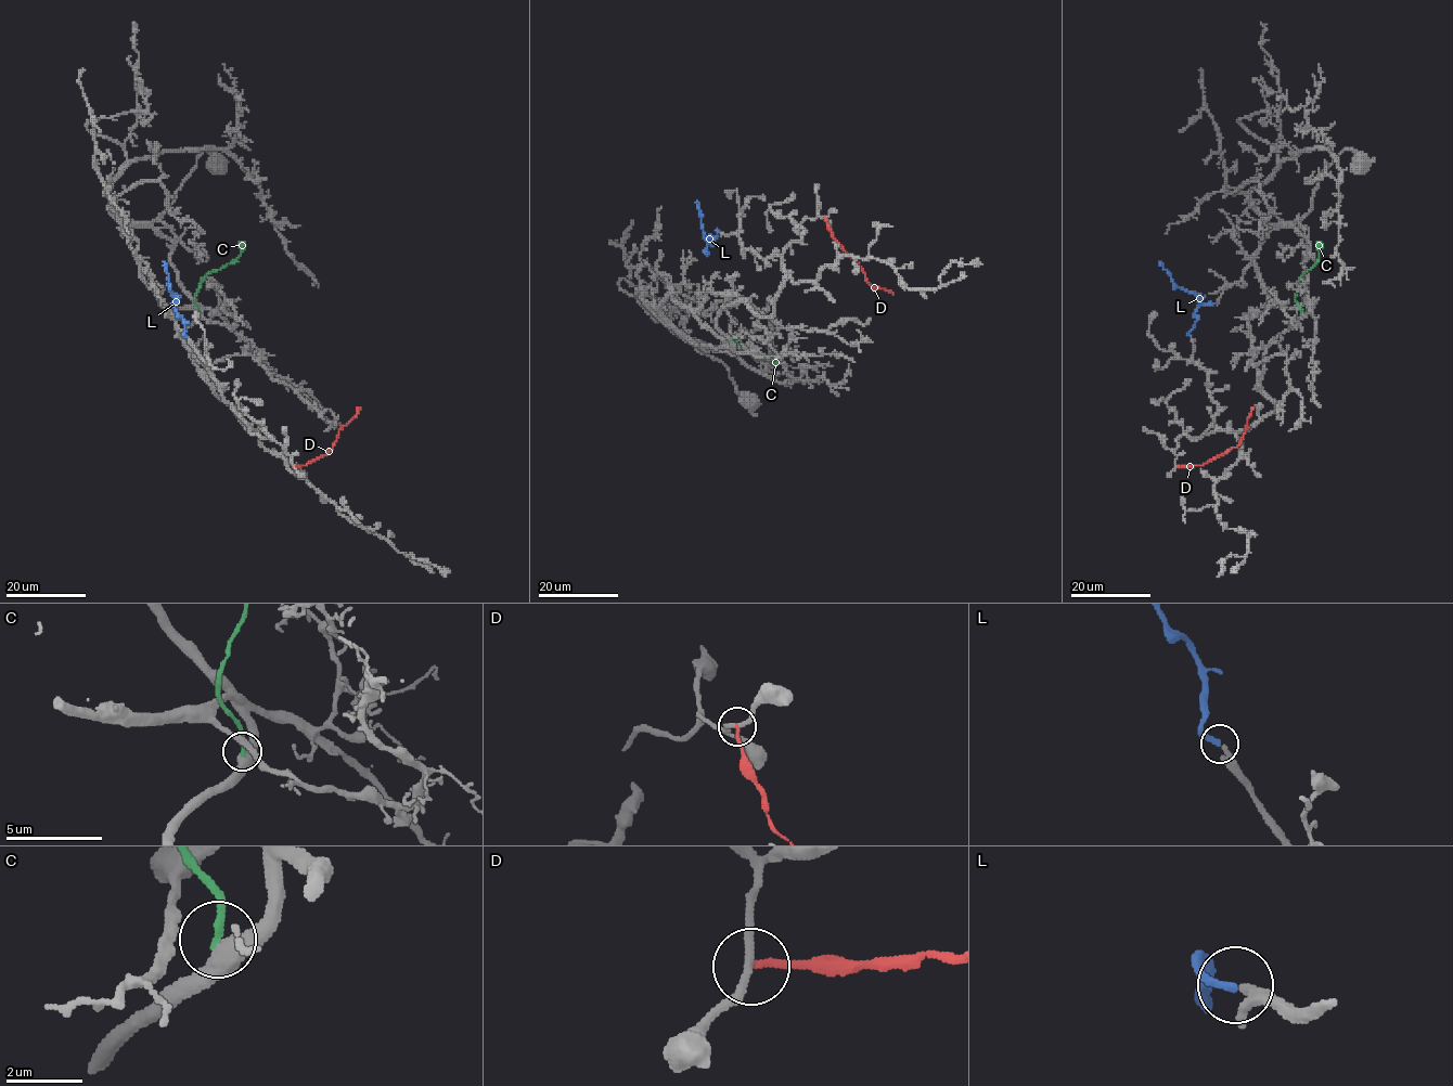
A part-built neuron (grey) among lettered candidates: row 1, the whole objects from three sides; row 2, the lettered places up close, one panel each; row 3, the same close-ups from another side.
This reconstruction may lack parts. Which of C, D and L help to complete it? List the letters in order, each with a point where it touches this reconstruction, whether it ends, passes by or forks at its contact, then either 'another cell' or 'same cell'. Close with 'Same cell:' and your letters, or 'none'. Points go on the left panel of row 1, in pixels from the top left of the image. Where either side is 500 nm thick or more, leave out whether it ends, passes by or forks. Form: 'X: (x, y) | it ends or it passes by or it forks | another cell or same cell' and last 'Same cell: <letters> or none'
C: (198, 315) | it ends | another cell
D: (293, 466) | it ends | another cell
L: (188, 337) | it ends | same cell
Same cell: L

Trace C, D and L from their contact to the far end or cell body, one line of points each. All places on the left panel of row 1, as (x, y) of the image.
C: (198, 314), (194, 300), (200, 281), (232, 262), (241, 253), (240, 241)
D: (293, 466), (323, 455), (333, 448), (337, 431), (360, 406)
L: (188, 337), (184, 334), (184, 322), (174, 307), (175, 297), (169, 287), (164, 262)

